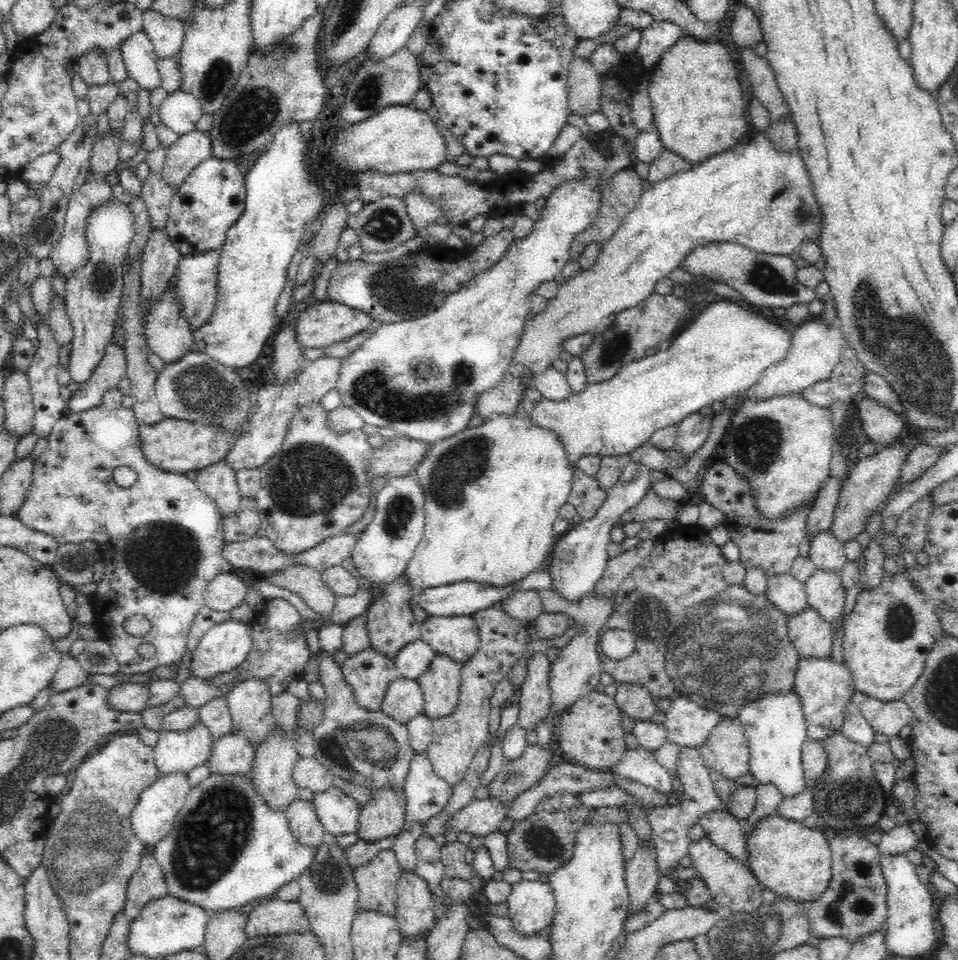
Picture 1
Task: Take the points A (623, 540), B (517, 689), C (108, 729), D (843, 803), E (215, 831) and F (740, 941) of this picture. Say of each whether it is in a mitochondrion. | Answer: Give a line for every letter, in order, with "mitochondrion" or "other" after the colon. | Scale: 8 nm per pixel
A: other
B: other
C: other
D: mitochondrion
E: mitochondrion
F: mitochondrion

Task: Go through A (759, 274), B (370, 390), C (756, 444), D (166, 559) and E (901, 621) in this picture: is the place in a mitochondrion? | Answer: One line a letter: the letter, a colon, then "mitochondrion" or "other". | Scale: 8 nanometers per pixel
A: mitochondrion
B: mitochondrion
C: mitochondrion
D: mitochondrion
E: mitochondrion

